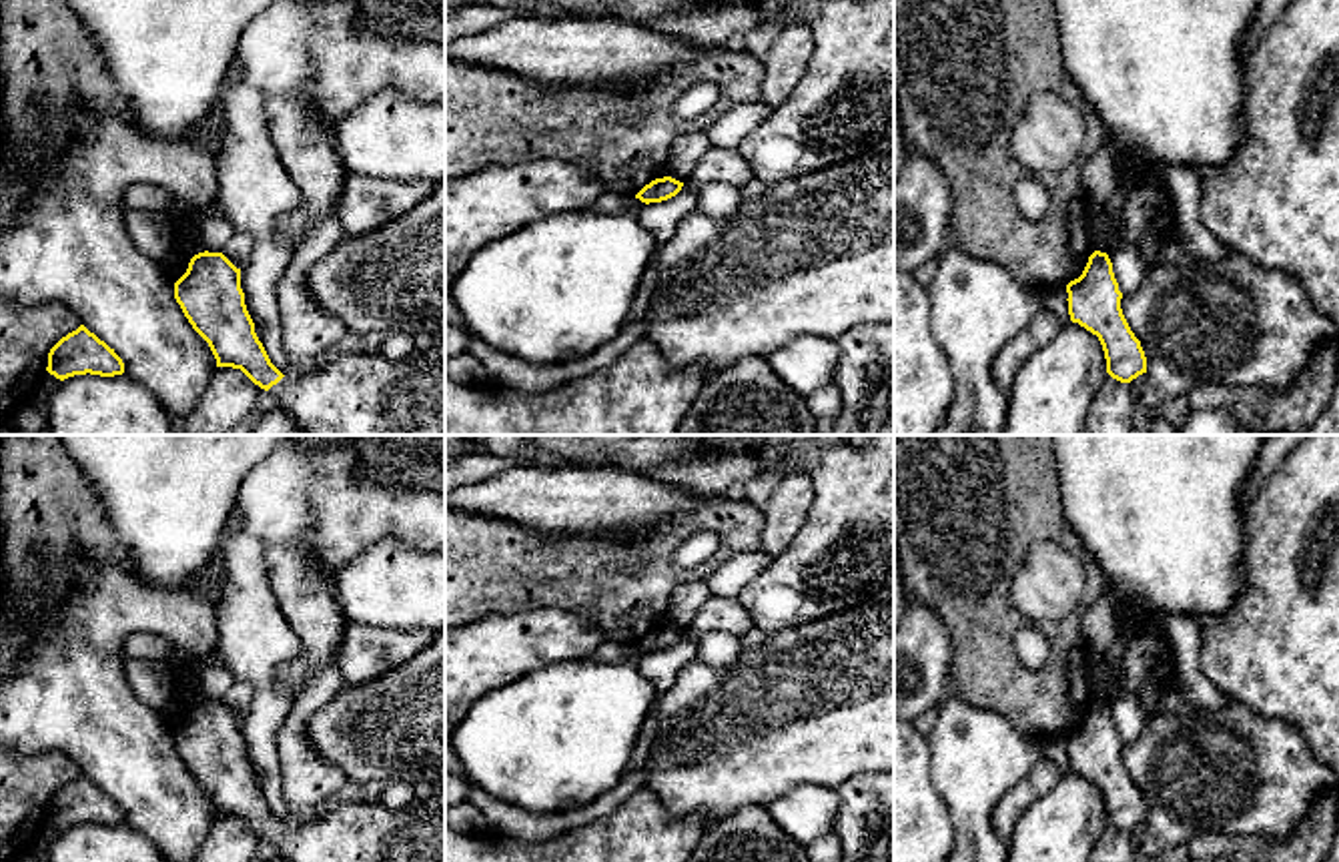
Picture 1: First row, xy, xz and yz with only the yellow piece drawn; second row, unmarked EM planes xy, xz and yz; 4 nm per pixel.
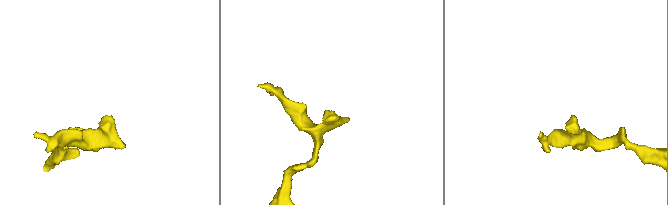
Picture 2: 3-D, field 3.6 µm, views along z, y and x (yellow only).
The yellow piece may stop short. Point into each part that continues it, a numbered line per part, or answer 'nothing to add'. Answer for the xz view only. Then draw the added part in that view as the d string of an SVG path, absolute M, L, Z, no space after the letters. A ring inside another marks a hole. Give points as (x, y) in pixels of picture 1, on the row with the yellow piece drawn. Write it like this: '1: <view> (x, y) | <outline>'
nothing to add

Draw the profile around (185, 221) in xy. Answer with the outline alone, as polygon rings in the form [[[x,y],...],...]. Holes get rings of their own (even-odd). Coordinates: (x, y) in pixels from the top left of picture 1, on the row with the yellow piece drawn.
[[[174,202],[170,210],[166,212],[174,237],[180,239],[180,245],[194,257],[198,253],[204,253],[204,241],[200,233],[200,208],[190,208],[182,202]]]

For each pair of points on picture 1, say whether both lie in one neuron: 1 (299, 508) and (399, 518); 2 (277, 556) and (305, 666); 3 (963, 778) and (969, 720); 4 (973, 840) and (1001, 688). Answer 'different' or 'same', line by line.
1: same
2: same
3: same
4: different

